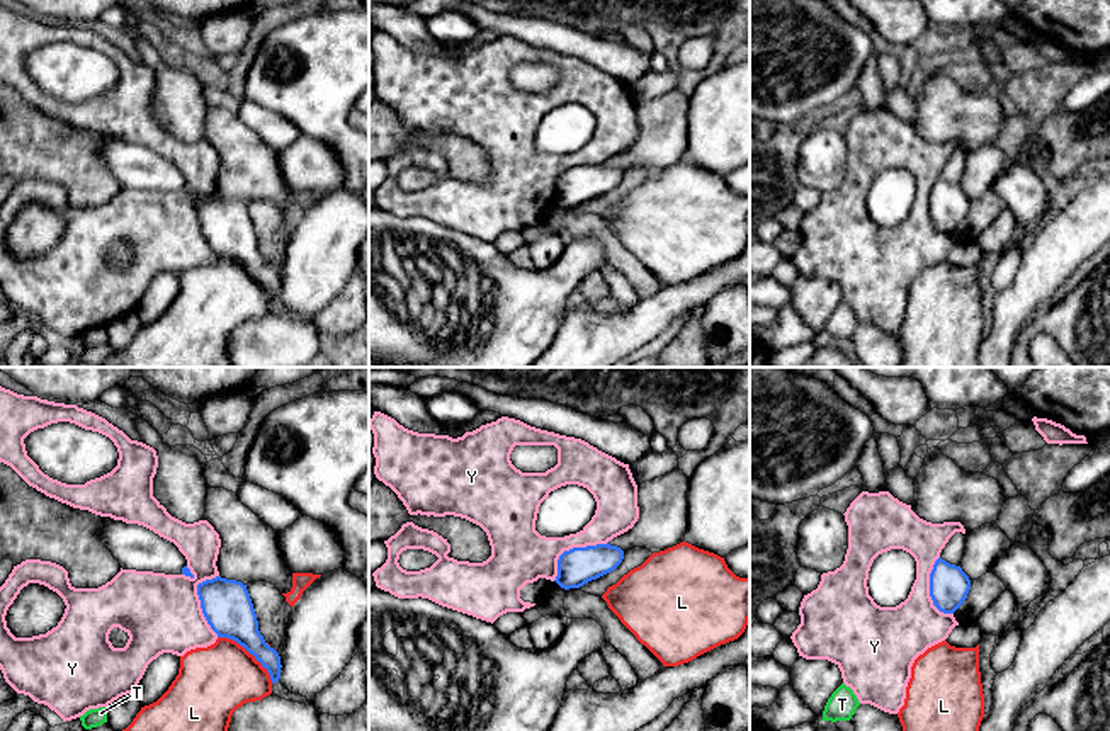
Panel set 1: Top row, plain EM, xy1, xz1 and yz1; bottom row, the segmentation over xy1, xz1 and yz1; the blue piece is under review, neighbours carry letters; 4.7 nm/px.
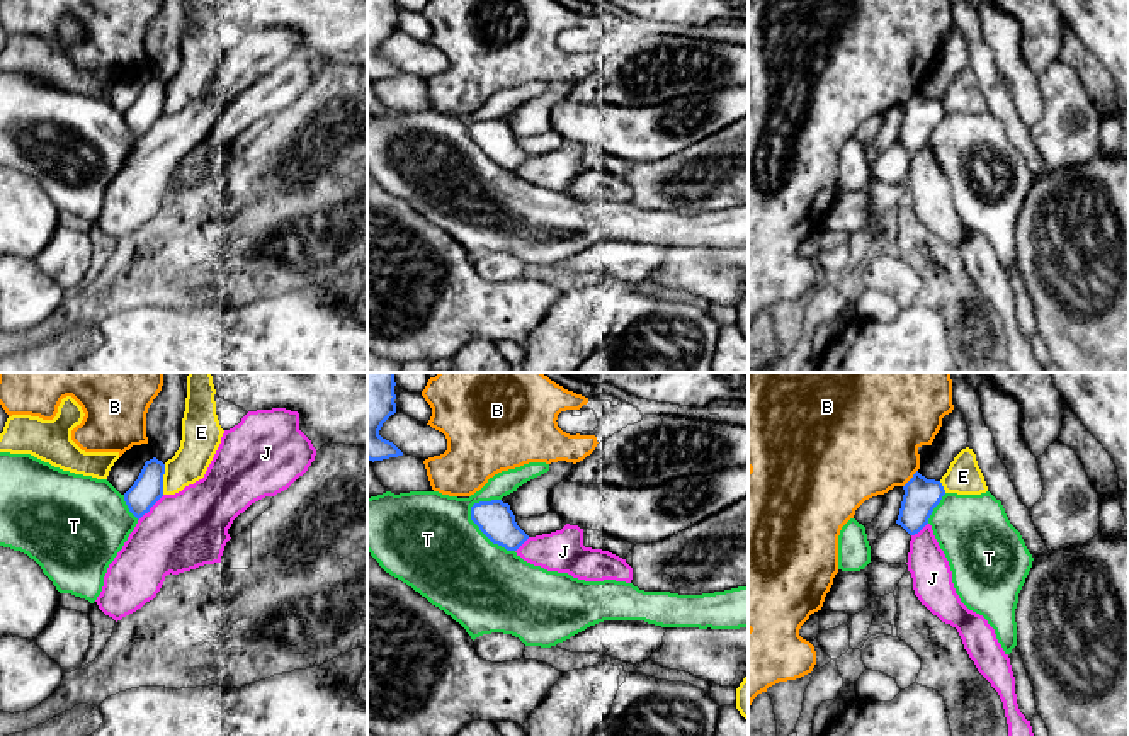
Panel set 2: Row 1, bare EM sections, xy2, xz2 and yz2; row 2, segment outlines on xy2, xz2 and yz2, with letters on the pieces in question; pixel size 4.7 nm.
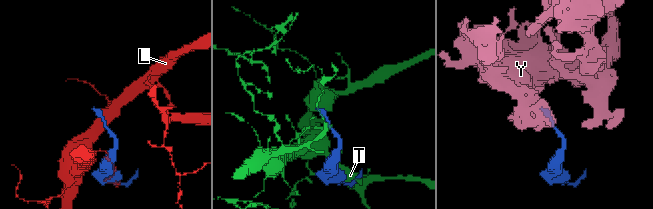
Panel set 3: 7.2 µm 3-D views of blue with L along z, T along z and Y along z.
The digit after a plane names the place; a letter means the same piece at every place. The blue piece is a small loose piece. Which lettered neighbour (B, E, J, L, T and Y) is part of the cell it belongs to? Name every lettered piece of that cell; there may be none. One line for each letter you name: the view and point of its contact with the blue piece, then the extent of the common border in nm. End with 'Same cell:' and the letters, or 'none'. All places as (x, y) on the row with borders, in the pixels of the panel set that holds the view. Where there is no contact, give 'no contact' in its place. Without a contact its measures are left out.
Same cell: none

